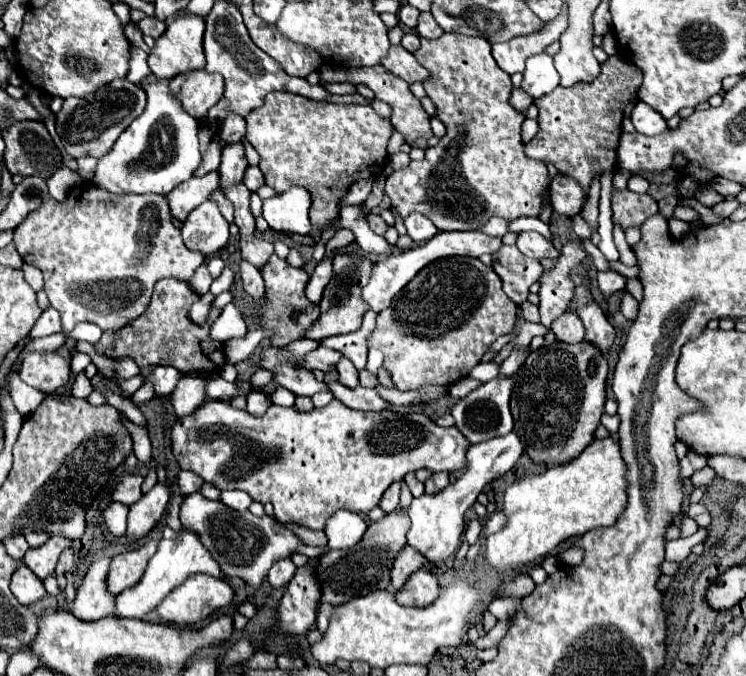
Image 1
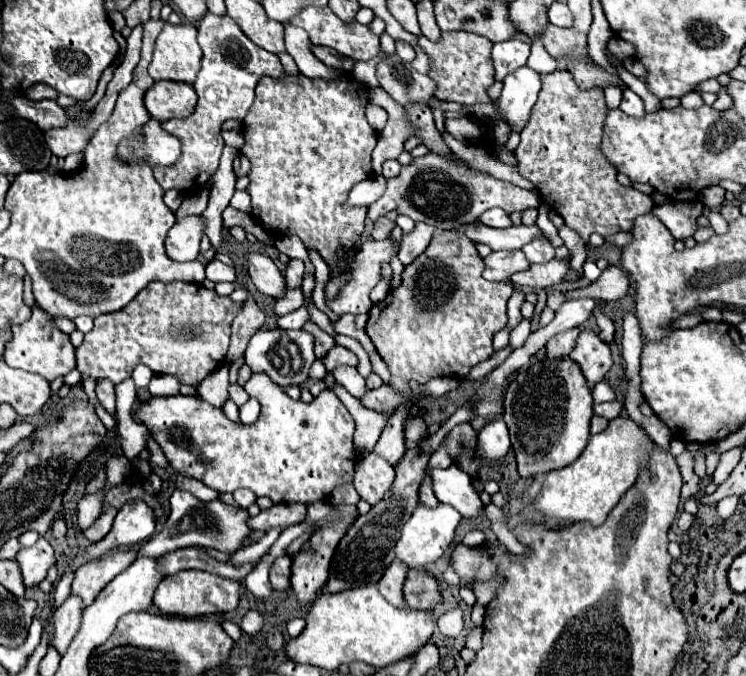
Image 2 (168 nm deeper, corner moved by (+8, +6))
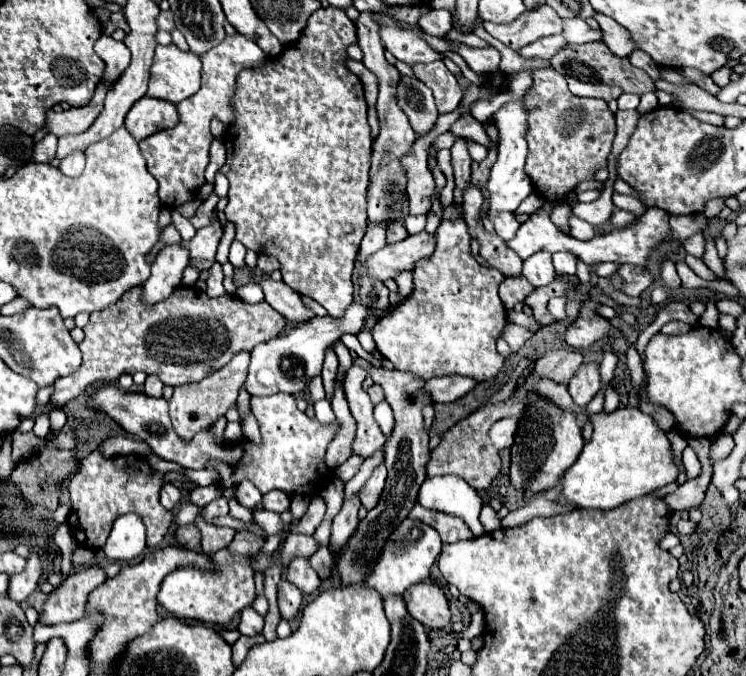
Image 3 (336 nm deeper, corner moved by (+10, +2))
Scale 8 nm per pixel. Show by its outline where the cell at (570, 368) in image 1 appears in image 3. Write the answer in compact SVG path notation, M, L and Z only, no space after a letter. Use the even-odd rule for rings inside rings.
M540 397L520 419L520 427L516 431L516 439L512 445L512 465L510 465L512 487L534 495L556 487L564 477L564 473L578 459L582 447L584 439L574 413L562 411L546 397Z

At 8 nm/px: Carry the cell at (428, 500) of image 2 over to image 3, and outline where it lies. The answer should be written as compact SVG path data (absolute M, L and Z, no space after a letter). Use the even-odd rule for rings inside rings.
M416 505L410 511L410 517L418 519L426 525L432 525L432 529L436 529L440 533L442 543L456 543L456 541L462 541L462 539L474 539L472 531L468 529L468 525L460 517L446 515L446 513L436 513L436 511L424 509L420 505Z

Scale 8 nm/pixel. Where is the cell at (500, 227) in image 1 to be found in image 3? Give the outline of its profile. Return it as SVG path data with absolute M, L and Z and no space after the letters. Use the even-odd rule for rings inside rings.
M490 213L490 217L492 217L492 223L494 223L496 233L504 241L508 241L508 239L512 239L516 235L516 229L520 227L520 223L514 219L512 213Z

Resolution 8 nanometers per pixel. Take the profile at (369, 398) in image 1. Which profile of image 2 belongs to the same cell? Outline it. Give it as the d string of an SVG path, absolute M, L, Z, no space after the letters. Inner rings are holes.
M382 385L378 389L370 389L362 395L360 403L366 409L374 409L374 411L386 411L386 409L394 409L404 401L404 397L398 397L398 393L394 393L394 389L388 389L388 385Z

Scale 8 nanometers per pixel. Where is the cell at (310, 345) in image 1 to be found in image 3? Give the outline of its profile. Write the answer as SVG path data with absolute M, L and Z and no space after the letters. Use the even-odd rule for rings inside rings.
M352 303L344 317L314 317L312 321L304 323L304 325L298 325L294 327L290 333L286 335L280 335L272 341L266 341L266 343L260 343L256 345L252 351L250 351L250 367L248 367L248 379L244 383L246 391L250 395L258 395L258 397L264 397L264 395L274 395L274 393L300 393L308 381L316 375L320 375L320 369L322 369L322 357L326 353L326 347L334 341L338 341L344 333L352 333L352 335L358 335L366 321L372 317L372 319L382 319L390 309L370 309L362 303Z

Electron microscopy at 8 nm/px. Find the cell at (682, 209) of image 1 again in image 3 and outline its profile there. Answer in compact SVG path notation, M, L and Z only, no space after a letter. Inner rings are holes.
M711 237L706 238L706 247L703 258L703 262L717 275L718 278L727 280L723 263L718 257L715 240Z

